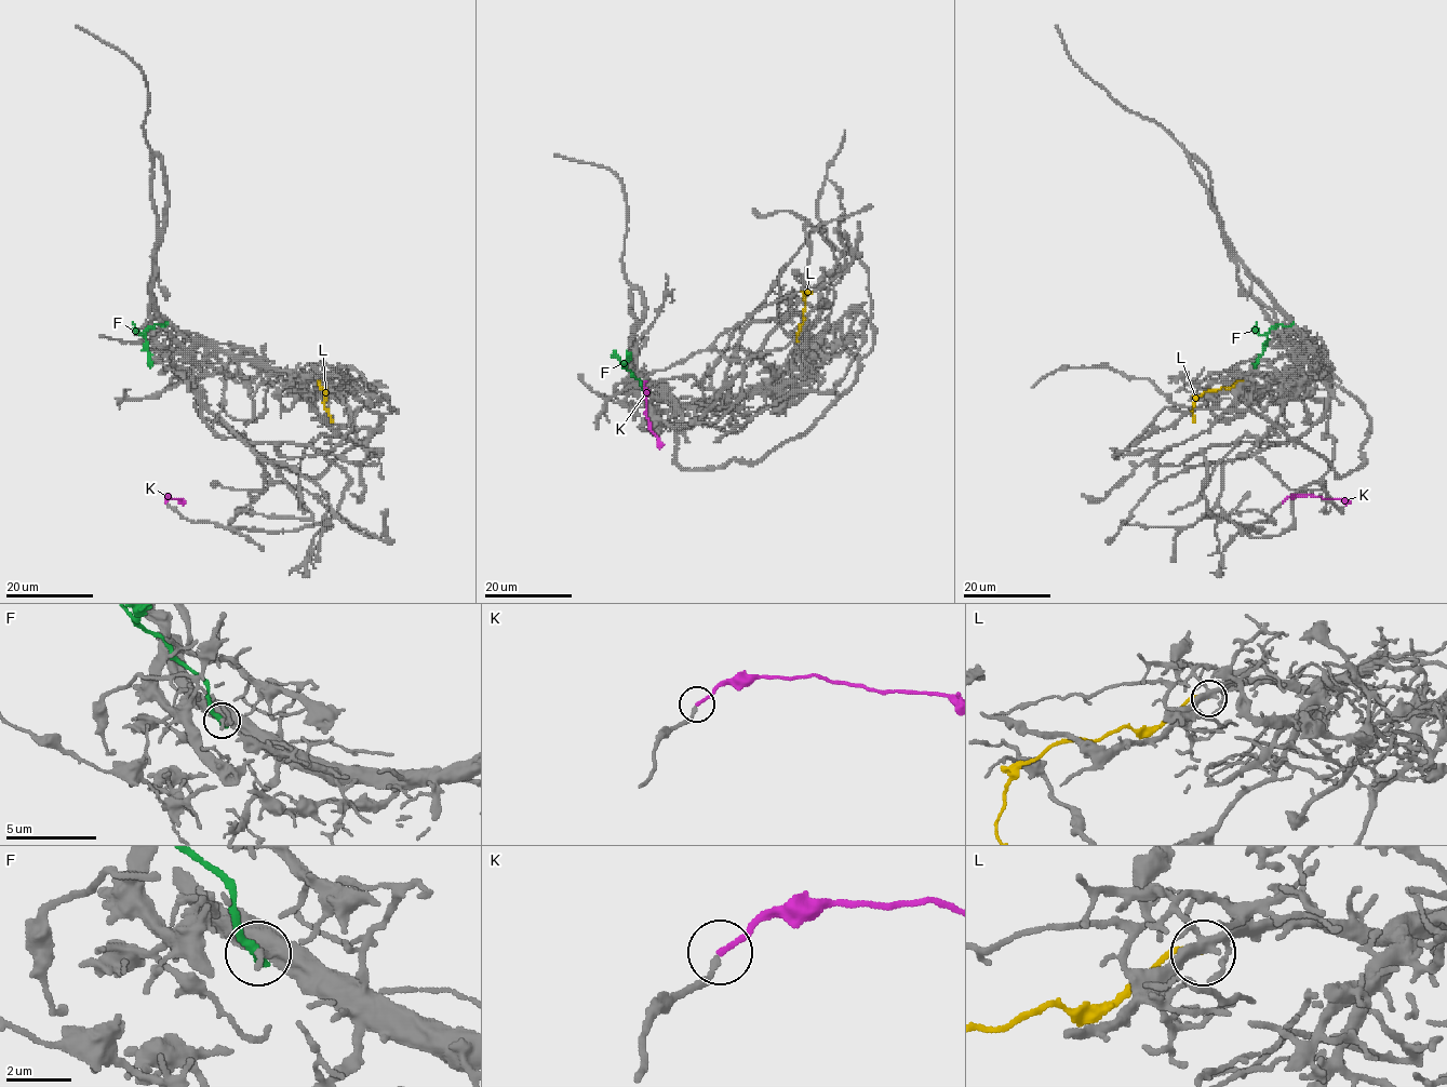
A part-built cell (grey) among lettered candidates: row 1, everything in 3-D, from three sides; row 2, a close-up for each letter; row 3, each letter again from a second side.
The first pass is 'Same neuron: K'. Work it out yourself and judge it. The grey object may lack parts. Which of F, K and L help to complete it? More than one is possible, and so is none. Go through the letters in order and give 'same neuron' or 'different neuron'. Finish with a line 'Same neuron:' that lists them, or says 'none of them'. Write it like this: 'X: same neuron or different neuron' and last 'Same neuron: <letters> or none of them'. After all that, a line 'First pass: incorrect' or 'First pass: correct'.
F: different neuron
K: same neuron
L: different neuron
Same neuron: K
First pass: correct

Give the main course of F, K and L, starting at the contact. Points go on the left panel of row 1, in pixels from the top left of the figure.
F: (165, 324), (155, 324), (145, 332), (150, 368)
K: (165, 501), (166, 495), (181, 502)
L: (318, 380), (324, 388), (323, 406), (333, 421)

